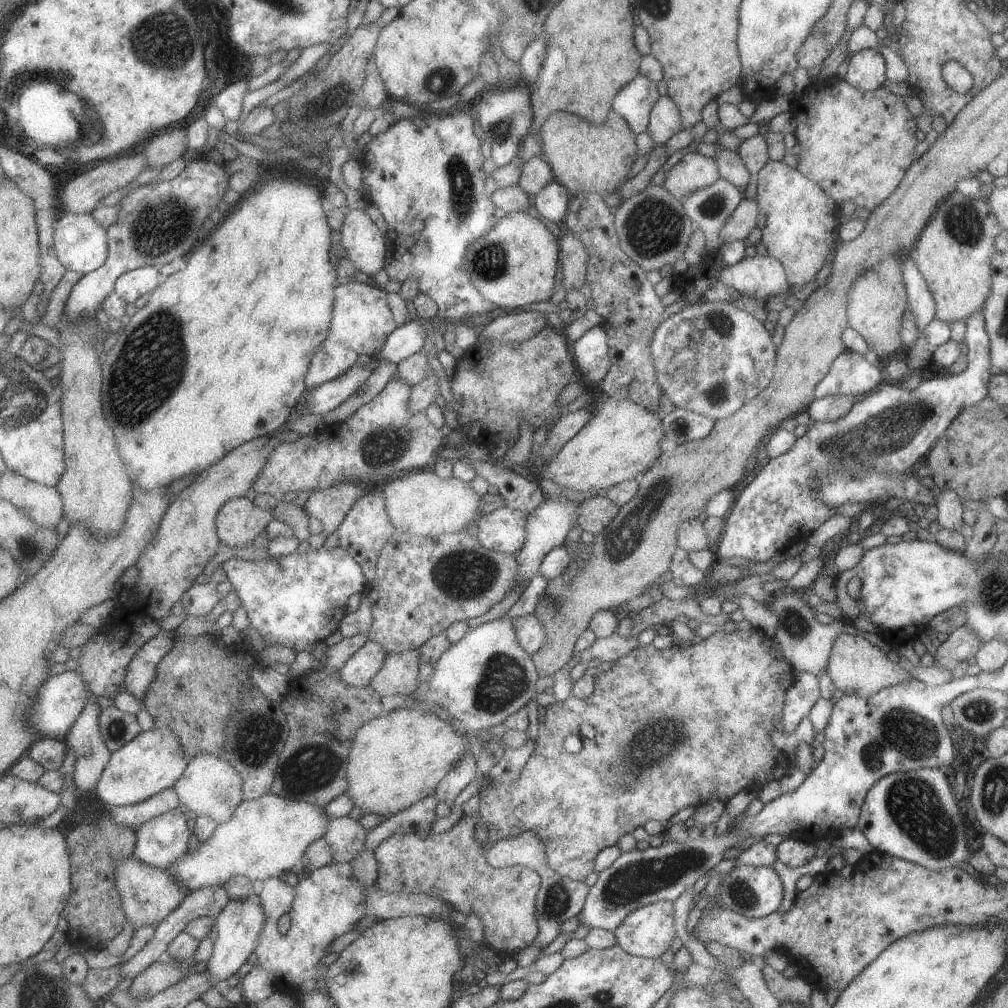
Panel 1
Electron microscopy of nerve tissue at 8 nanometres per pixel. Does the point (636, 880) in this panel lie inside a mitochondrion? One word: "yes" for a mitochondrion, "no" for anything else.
yes

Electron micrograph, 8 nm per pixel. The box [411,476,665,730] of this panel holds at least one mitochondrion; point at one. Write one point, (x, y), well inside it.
(462, 575)

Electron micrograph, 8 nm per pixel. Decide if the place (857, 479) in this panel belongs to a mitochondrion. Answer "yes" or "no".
yes

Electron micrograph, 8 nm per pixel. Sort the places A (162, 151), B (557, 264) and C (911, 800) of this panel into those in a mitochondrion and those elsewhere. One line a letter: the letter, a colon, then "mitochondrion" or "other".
A: other
B: other
C: mitochondrion

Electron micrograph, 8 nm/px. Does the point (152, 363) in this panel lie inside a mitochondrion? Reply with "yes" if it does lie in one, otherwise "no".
yes

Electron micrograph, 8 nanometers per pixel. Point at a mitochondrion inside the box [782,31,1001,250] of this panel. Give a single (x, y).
(963, 224)

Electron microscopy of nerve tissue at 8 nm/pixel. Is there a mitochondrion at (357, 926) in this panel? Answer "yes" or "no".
no

